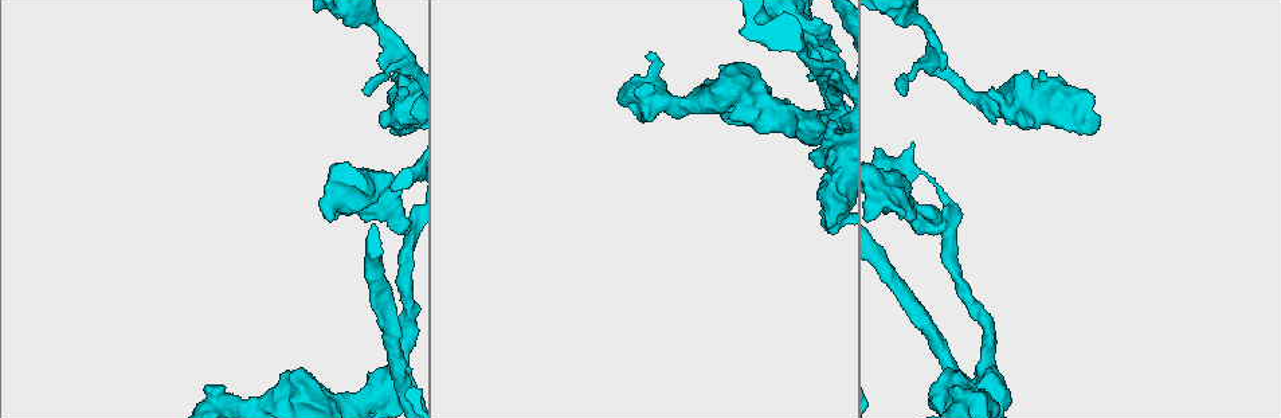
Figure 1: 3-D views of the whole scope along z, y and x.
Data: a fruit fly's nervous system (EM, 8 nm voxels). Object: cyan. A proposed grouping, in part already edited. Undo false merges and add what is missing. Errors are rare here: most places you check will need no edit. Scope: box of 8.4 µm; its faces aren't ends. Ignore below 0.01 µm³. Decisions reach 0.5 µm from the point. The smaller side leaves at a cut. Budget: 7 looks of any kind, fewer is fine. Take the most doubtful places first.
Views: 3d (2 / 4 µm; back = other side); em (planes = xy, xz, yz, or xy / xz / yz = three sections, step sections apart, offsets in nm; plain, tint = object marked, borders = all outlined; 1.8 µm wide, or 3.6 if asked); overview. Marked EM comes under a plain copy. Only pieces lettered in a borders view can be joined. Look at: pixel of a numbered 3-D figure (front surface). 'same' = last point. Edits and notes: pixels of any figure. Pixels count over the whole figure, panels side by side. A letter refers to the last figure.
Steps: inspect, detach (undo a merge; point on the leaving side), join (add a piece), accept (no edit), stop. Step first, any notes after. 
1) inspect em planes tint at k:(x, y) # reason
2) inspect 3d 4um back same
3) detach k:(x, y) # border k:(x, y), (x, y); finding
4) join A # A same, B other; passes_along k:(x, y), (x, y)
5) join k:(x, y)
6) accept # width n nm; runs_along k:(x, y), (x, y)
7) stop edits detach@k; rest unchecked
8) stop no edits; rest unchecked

inspect 3d 4um at 1:(390, 383) # thick turns thin

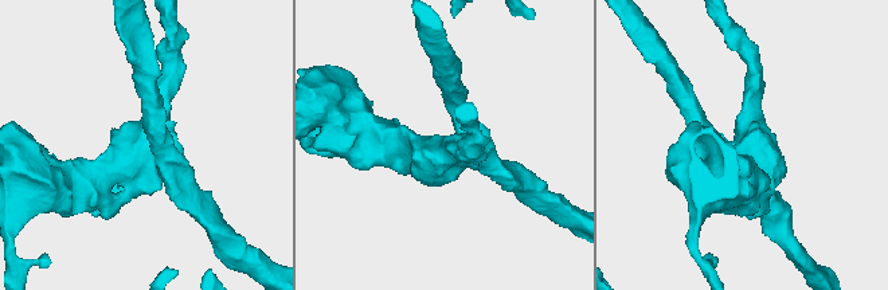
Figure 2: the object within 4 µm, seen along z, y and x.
inspect em 3.6um planes tint at 2:(754, 144) # shape alone is not enough

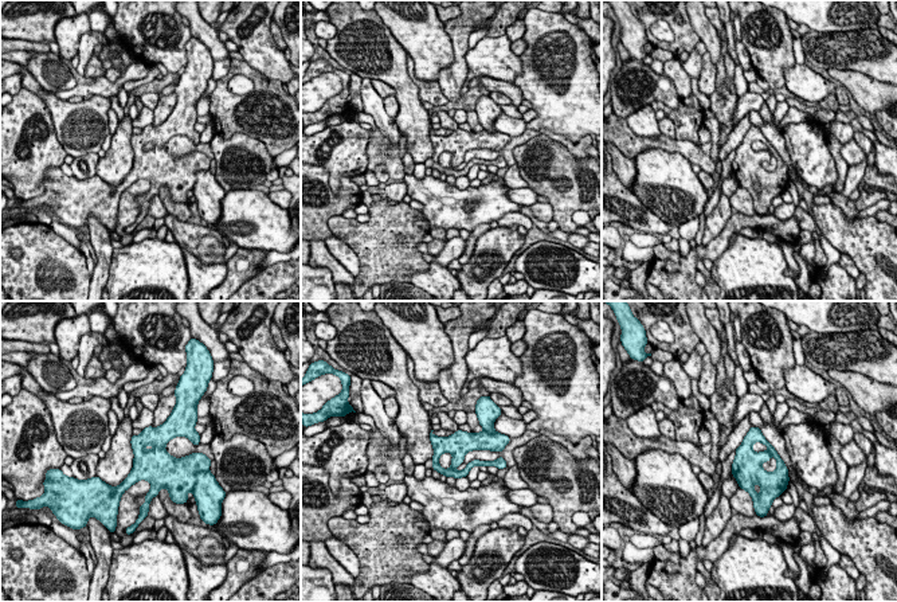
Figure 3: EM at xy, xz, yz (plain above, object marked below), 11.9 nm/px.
inspect em 3.6um planes borders same # see the neighbours

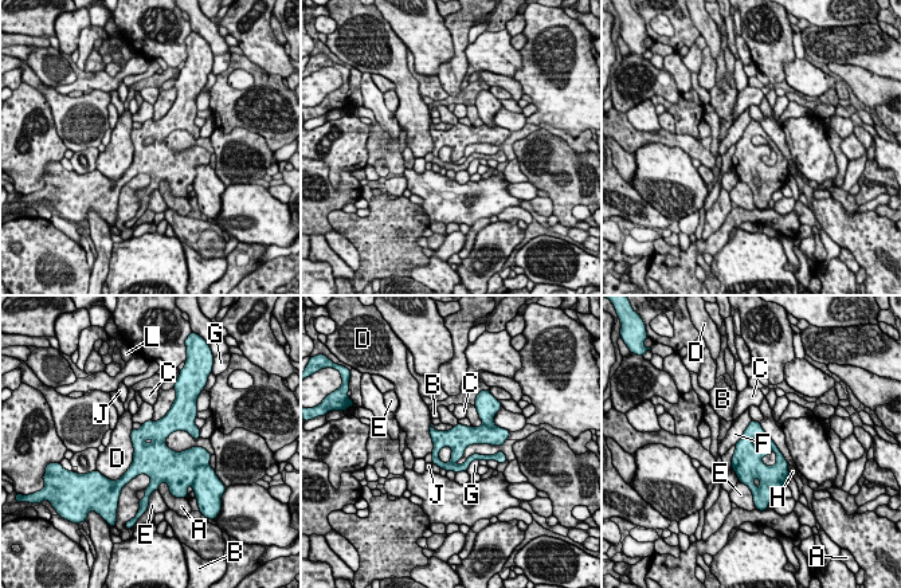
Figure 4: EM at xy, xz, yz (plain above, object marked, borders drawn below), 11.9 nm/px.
accept # A other, B other, C other, D other, E other, F other, G other, H other, J other, L other; all the same cell

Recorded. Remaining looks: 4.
inspect em xz step 8 tint at 1:(405, 103) # thick turns thin

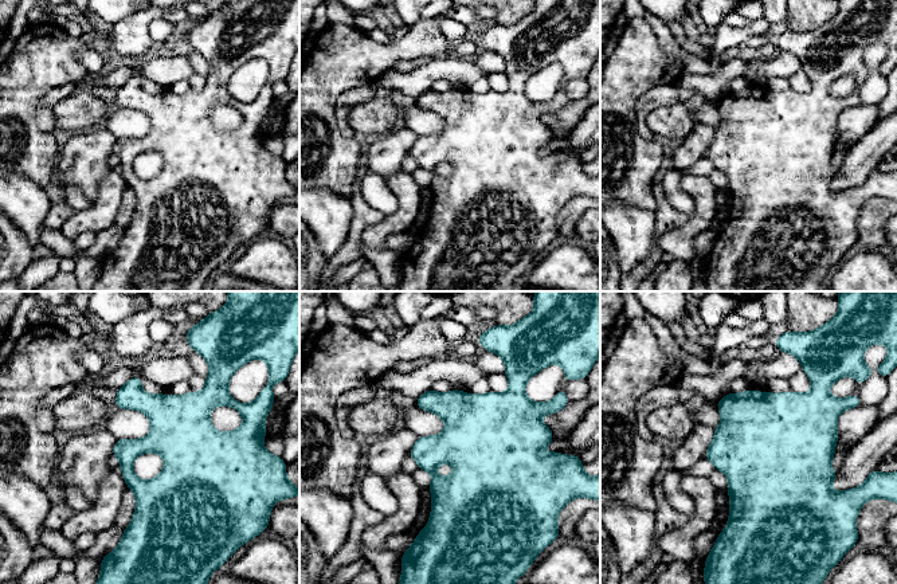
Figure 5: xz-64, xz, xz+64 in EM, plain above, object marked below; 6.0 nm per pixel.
inspect em planes borders same

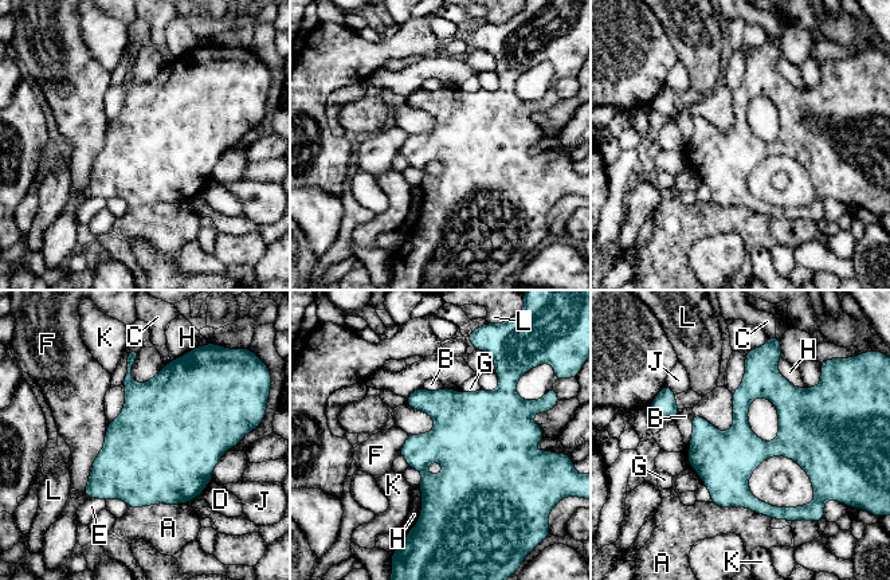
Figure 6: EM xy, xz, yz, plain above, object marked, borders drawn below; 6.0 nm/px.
accept # width 360 nm; A other, B other, C other, D other, E other, F other, G other, H other, J other, K other, L other; border 6:(109, 422), (86, 497); all the same cell

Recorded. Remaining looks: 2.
stop no edits; rest unchecked

